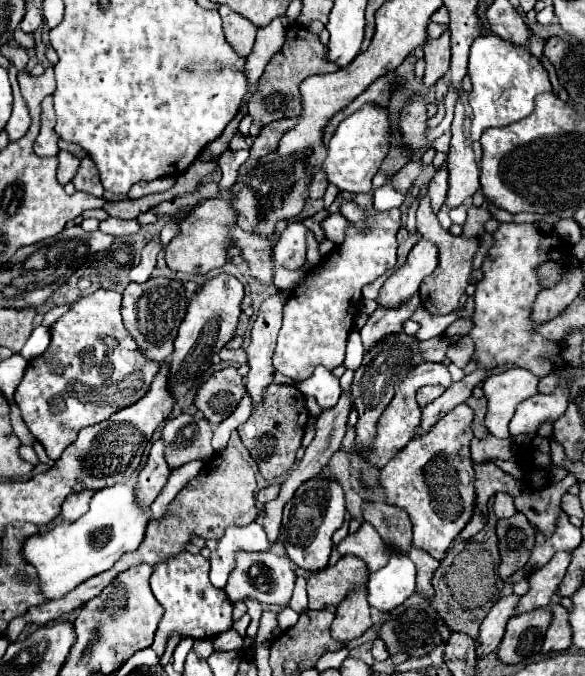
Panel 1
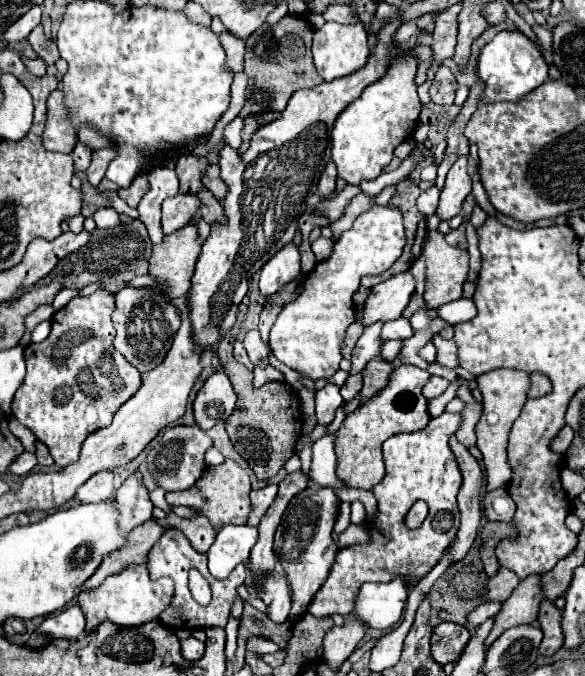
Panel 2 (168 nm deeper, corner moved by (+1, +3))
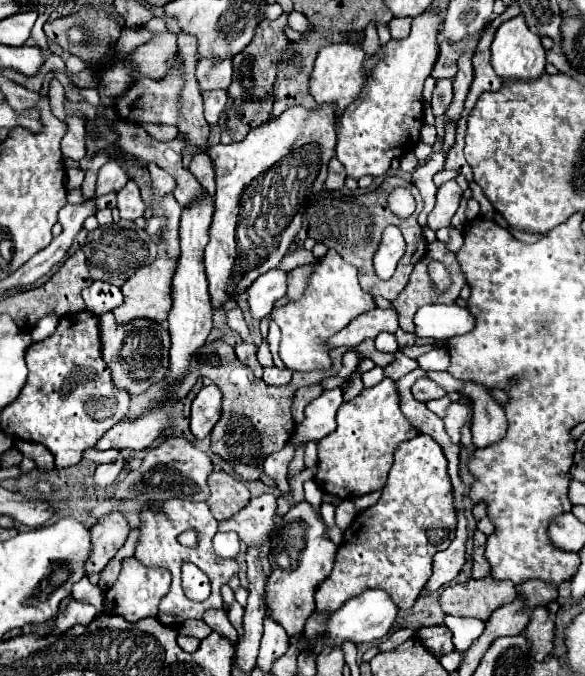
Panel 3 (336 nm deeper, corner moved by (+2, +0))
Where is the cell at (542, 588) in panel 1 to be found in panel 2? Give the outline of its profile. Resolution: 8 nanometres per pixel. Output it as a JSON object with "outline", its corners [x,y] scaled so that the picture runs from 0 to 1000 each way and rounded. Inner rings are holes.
{"outline":[[[906,851],[889,859],[889,865],[875,874],[875,880],[858,892],[855,907],[844,913],[844,928],[838,939],[827,948],[827,957],[834,960],[865,930],[882,925],[913,922],[920,913],[920,898],[926,889],[923,874],[923,851]]]}

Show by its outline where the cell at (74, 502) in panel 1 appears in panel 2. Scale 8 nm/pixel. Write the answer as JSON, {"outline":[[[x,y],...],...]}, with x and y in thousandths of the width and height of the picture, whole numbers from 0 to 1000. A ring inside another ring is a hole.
{"outline":[[[168,697],[164,703],[157,703],[157,709],[150,709],[137,726],[130,729],[130,738],[137,744],[171,744],[178,738],[185,738],[195,726],[191,717],[191,697]]]}

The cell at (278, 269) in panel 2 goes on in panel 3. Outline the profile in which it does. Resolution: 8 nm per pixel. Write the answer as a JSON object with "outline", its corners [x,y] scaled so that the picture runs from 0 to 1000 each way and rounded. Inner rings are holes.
{"outline":[[[477,396],[465,398],[439,411],[424,426],[424,448],[429,467],[436,473],[453,470],[463,462],[470,447],[491,432],[491,402]]]}

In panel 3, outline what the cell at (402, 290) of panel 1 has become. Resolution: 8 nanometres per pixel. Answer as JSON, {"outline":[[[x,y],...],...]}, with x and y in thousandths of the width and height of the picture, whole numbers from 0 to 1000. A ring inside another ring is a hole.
{"outline":[[[641,456],[627,464],[614,464],[593,485],[562,500],[562,512],[593,512],[603,515],[627,500],[641,500],[648,491],[679,491],[679,459],[668,456]]]}

